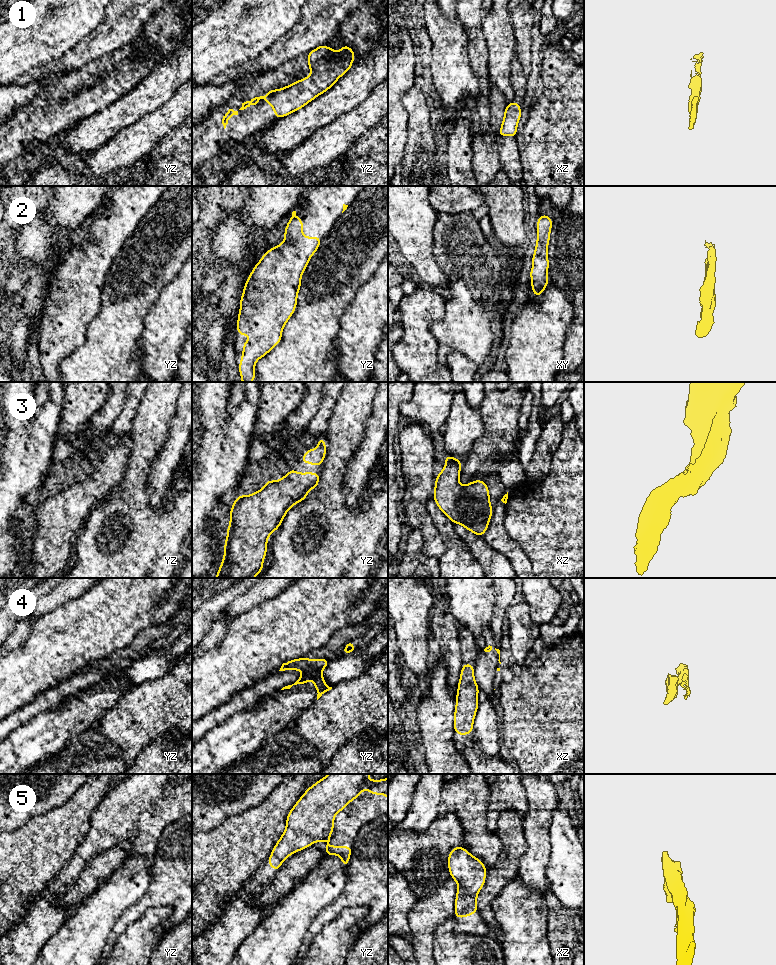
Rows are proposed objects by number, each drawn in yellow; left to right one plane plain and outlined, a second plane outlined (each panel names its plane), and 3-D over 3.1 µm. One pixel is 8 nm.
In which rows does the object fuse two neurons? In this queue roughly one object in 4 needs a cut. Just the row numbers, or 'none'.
4

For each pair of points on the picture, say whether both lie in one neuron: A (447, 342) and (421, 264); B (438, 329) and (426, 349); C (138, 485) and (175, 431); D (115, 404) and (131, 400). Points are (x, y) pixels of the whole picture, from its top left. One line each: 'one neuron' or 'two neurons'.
A: two neurons
B: two neurons
C: two neurons
D: two neurons

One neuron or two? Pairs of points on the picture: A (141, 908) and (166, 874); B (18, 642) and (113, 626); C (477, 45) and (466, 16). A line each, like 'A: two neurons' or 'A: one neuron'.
A: one neuron
B: two neurons
C: one neuron

